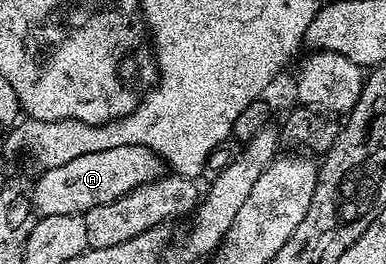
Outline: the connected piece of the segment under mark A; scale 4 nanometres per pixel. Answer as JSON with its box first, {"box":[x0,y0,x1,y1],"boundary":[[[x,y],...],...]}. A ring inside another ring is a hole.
{"box":[29,146,165,216],"boundary":[[[126,146],[125,148],[108,148],[106,152],[89,152],[89,156],[77,156],[77,160],[69,160],[69,164],[48,166],[43,175],[35,182],[35,191],[31,190],[29,197],[34,203],[34,212],[39,216],[65,216],[66,214],[86,214],[89,208],[97,208],[97,204],[109,204],[146,182],[154,182],[163,177],[165,163],[158,154],[153,153],[148,146]]]}

